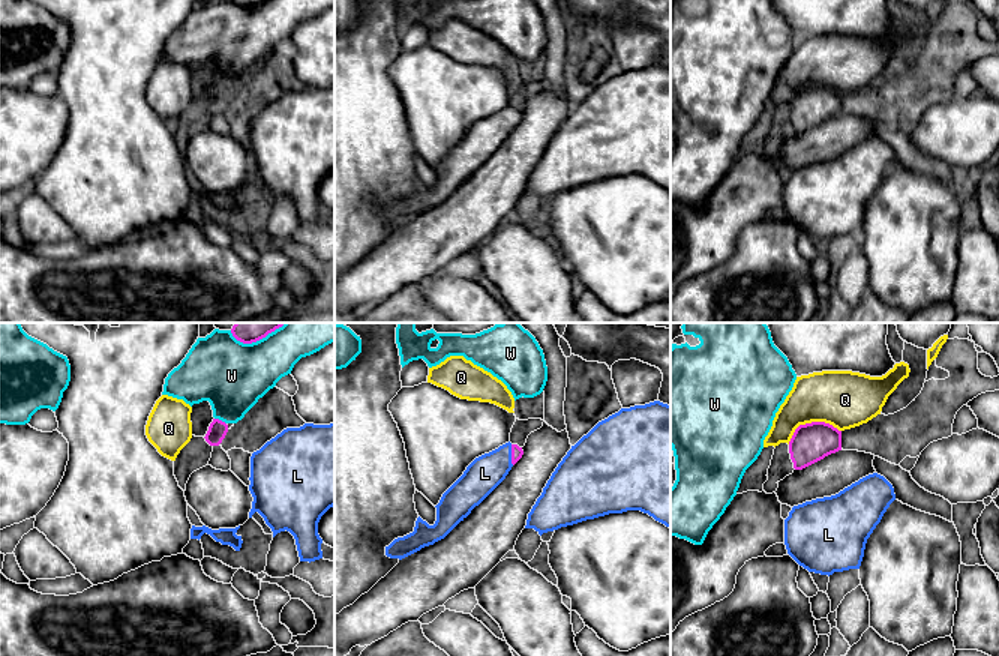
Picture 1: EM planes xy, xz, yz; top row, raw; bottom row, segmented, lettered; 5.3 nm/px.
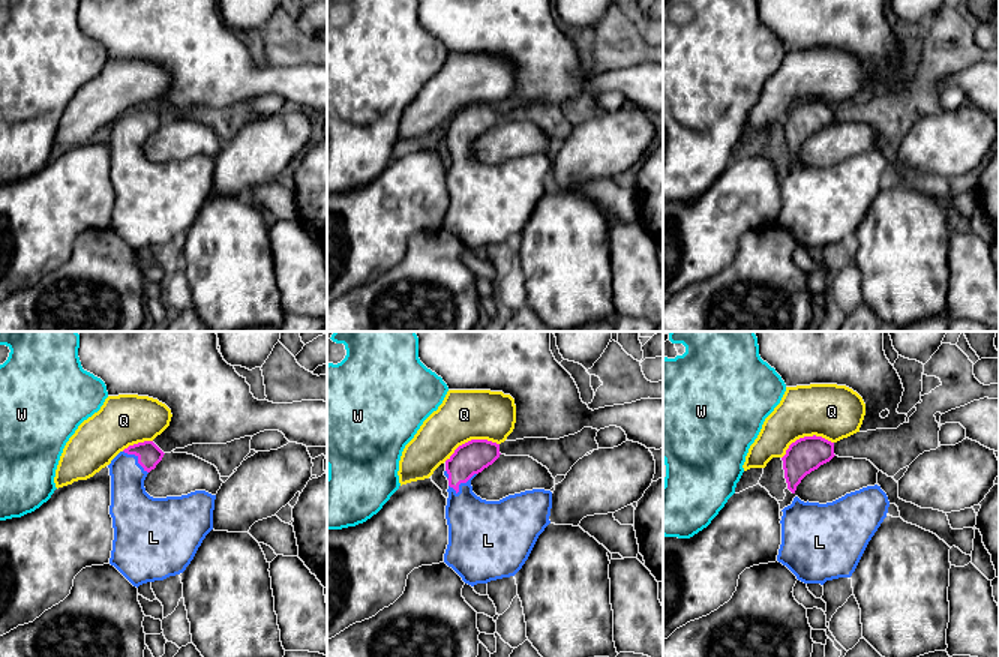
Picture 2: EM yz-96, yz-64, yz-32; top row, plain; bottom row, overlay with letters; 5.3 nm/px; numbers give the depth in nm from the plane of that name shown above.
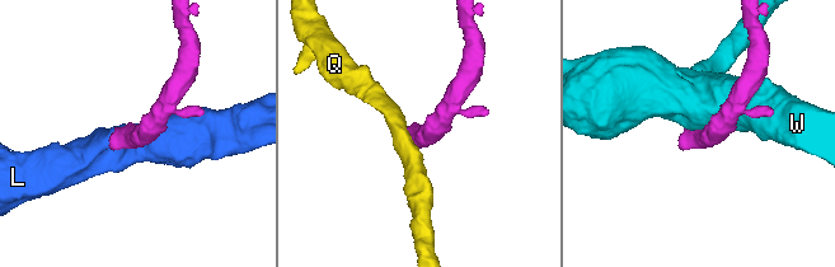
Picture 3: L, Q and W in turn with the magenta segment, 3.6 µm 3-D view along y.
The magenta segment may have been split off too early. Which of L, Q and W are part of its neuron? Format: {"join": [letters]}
{"join": ["L"]}

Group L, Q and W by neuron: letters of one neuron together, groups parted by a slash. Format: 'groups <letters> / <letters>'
groups L / Q / W

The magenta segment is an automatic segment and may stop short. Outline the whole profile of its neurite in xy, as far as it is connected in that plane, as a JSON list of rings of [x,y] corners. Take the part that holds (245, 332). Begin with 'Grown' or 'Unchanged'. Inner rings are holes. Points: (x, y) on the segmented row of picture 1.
Unchanged. [[[236,323],[231,333],[237,341],[252,344],[266,338],[284,324],[285,323]]]

